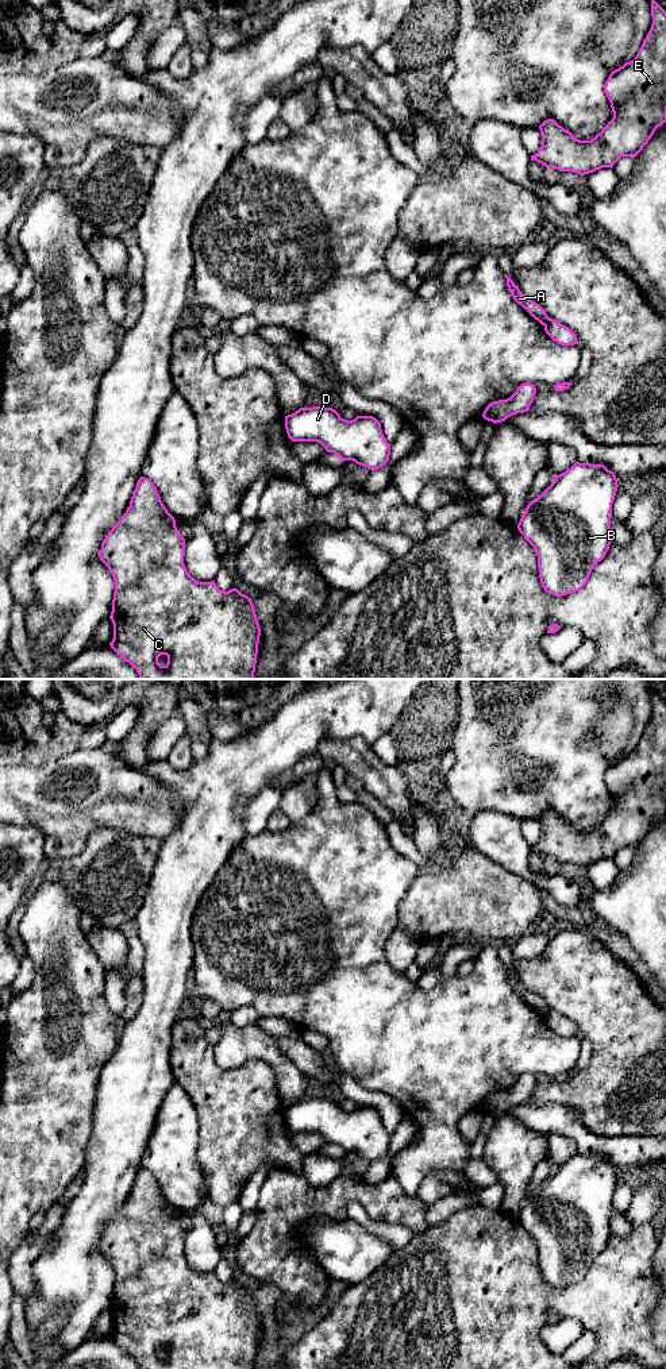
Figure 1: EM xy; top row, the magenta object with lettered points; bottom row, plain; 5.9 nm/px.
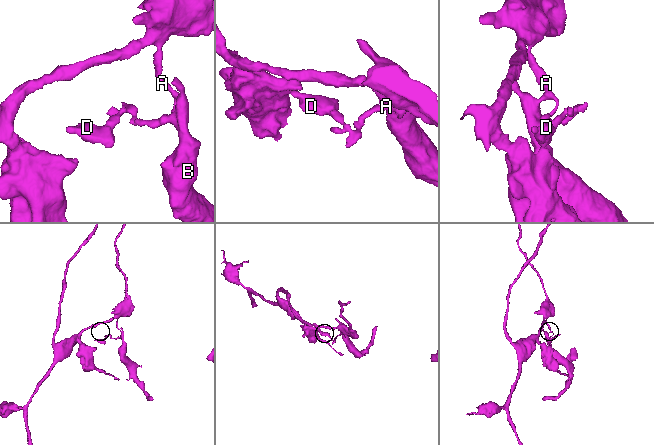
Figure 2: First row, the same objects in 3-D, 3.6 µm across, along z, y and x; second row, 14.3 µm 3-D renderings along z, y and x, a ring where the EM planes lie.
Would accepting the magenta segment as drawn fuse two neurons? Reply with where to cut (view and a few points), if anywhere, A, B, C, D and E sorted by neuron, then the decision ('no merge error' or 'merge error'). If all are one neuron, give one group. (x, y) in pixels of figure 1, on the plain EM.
xy (549, 1009), (543, 1015) | A C E / B D | merge error

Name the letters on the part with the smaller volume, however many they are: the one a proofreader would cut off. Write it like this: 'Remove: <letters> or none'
Remove: B, D

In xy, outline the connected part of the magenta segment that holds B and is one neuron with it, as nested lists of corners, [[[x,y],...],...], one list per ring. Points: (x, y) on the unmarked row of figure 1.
[[[575,1153],[527,1196],[517,1220],[536,1243],[546,1284],[559,1289],[580,1283],[594,1257],[605,1249],[612,1234],[609,1220],[617,1179],[615,1164],[604,1156]]]

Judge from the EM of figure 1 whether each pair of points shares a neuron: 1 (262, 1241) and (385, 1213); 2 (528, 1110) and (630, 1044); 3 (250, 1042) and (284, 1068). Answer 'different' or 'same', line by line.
1: same
2: different
3: same

